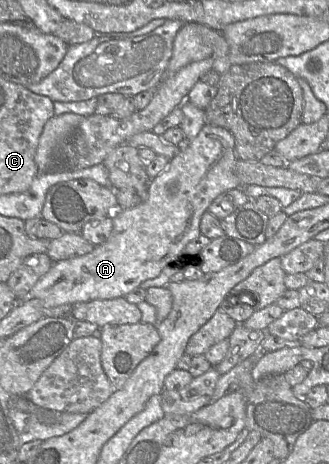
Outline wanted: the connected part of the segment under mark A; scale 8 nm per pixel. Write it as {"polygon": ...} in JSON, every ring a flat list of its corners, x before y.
{"polygon":[[205,124,194,139,181,146,167,168,149,181,147,197,140,205,114,211,112,234,105,243,84,256,53,263,50,270,30,290,28,297,39,299,45,308,125,297,142,282,159,276,164,267,174,265,177,256,184,254,184,248,190,241,201,235,201,217,213,200,223,192,241,187,236,175,237,160,232,133,225,128]]}

